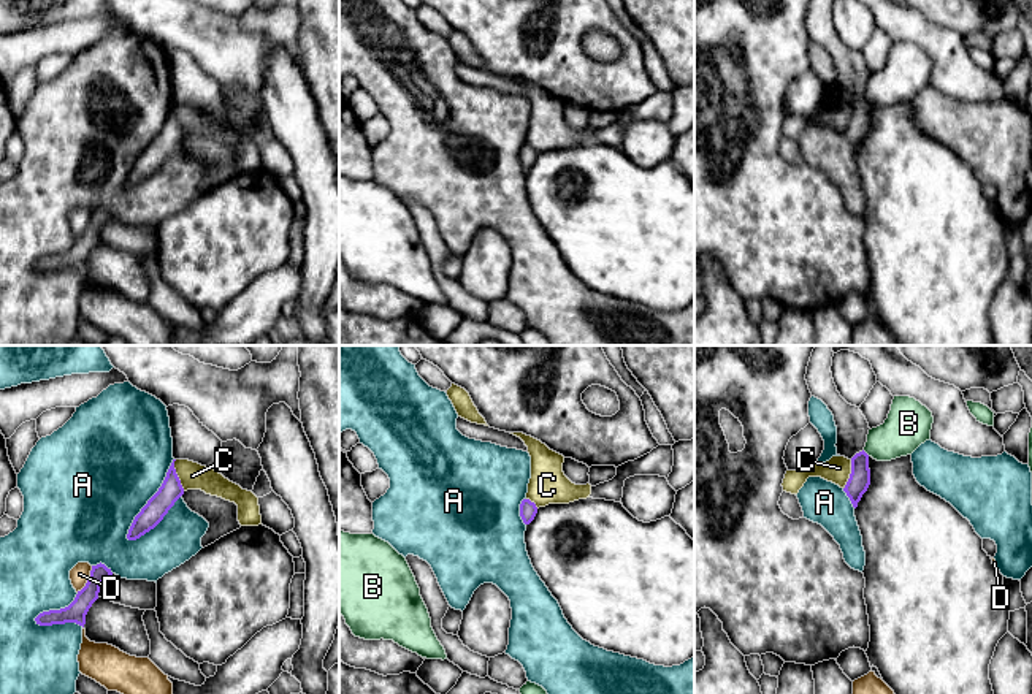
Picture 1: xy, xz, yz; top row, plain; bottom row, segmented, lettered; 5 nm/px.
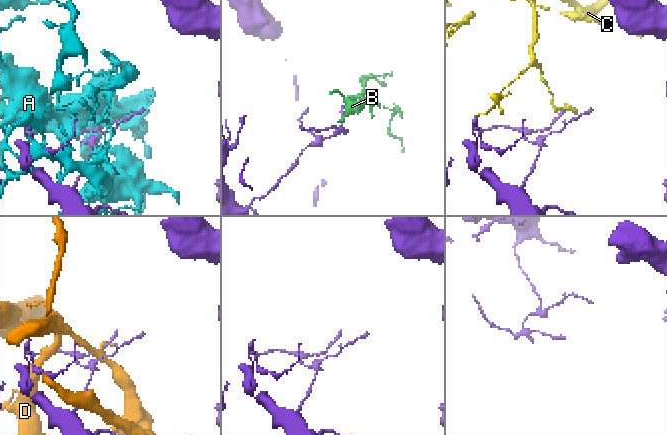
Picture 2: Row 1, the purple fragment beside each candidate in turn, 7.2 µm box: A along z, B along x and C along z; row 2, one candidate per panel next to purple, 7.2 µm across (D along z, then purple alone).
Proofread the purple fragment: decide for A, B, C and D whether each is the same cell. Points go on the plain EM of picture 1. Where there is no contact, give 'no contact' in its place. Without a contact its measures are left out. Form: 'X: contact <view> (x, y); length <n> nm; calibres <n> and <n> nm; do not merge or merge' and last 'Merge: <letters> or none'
A: contact xy (149, 144); length 480 nm; calibres 110 and 500 nm; do not merge
B: contact yz (864, 97); length 50 nm; calibres 110 and 220 nm; do not merge
C: contact xy (176, 121); length 170 nm; calibres 110 and 140 nm; do not merge
D: contact xy (87, 225); length 160 nm; calibres 100 and 100 nm; do not merge
Merge: none

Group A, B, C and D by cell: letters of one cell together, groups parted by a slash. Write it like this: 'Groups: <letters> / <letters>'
Groups: A / B / C / D

